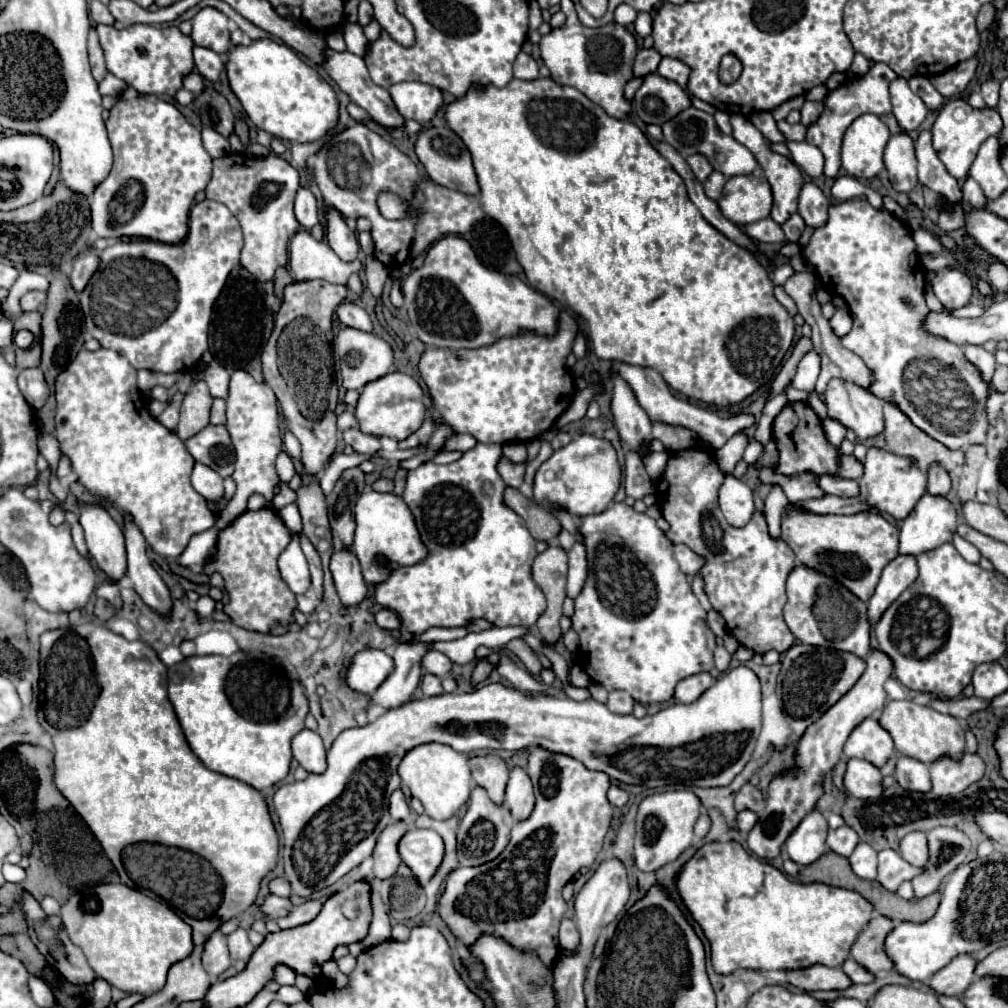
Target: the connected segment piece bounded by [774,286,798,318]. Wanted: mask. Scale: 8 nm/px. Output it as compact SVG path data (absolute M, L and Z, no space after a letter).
M776 286L774 288L774 296L776 296L776 300L788 310L788 314L794 318L796 314L798 314L798 310L796 310L796 304L794 304L794 300L784 292L784 288L780 288L780 286Z

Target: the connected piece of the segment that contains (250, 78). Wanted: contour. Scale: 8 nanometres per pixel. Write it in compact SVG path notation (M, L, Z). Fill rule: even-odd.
M264 38L264 40L250 44L250 46L234 46L228 52L226 72L228 72L230 88L238 96L238 100L242 102L248 118L260 130L266 130L274 138L290 140L290 142L302 142L302 144L314 142L314 140L324 138L338 124L338 98L336 98L332 86L318 74L316 68L306 64L286 44L278 44L274 40Z

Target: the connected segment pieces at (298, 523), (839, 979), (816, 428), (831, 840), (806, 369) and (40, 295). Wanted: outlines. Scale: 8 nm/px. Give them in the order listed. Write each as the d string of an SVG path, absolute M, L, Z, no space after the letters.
M288 504L286 508L282 508L280 516L282 516L284 524L288 526L288 530L292 534L300 534L302 532L302 520L300 520L300 514L296 510L296 504Z
M814 964L804 970L790 970L790 984L798 986L804 992L814 990L846 990L852 986L852 980L840 968L828 968L822 964Z
M788 402L778 412L772 424L772 438L778 450L778 464L774 468L774 472L778 474L798 476L802 472L810 472L816 484L818 484L820 474L836 474L838 478L850 478L850 480L860 480L864 474L864 464L858 462L854 454L850 456L842 454L840 448L828 442L828 438L824 436L822 420L806 402Z
M840 826L836 830L830 830L828 832L828 840L826 840L830 850L840 854L840 856L850 856L858 842L860 842L860 838L850 826Z
M806 354L798 364L798 370L796 370L796 376L792 378L792 384L798 390L810 392L810 390L814 390L818 374L820 374L820 358Z
M28 292L22 296L20 304L22 304L22 310L24 312L32 312L32 310L38 310L46 300L46 294L44 292Z

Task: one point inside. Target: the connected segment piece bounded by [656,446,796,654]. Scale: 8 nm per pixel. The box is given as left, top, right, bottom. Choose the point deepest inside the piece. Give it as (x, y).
(745, 572)

